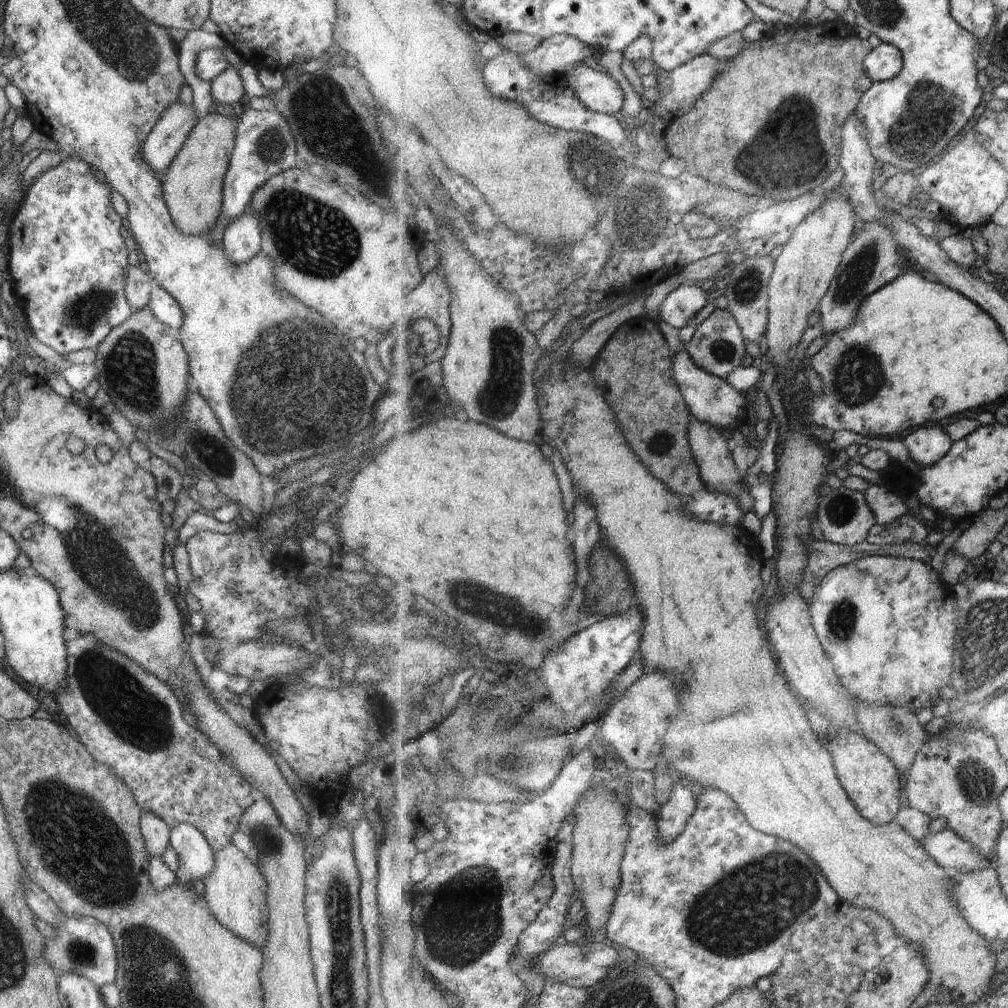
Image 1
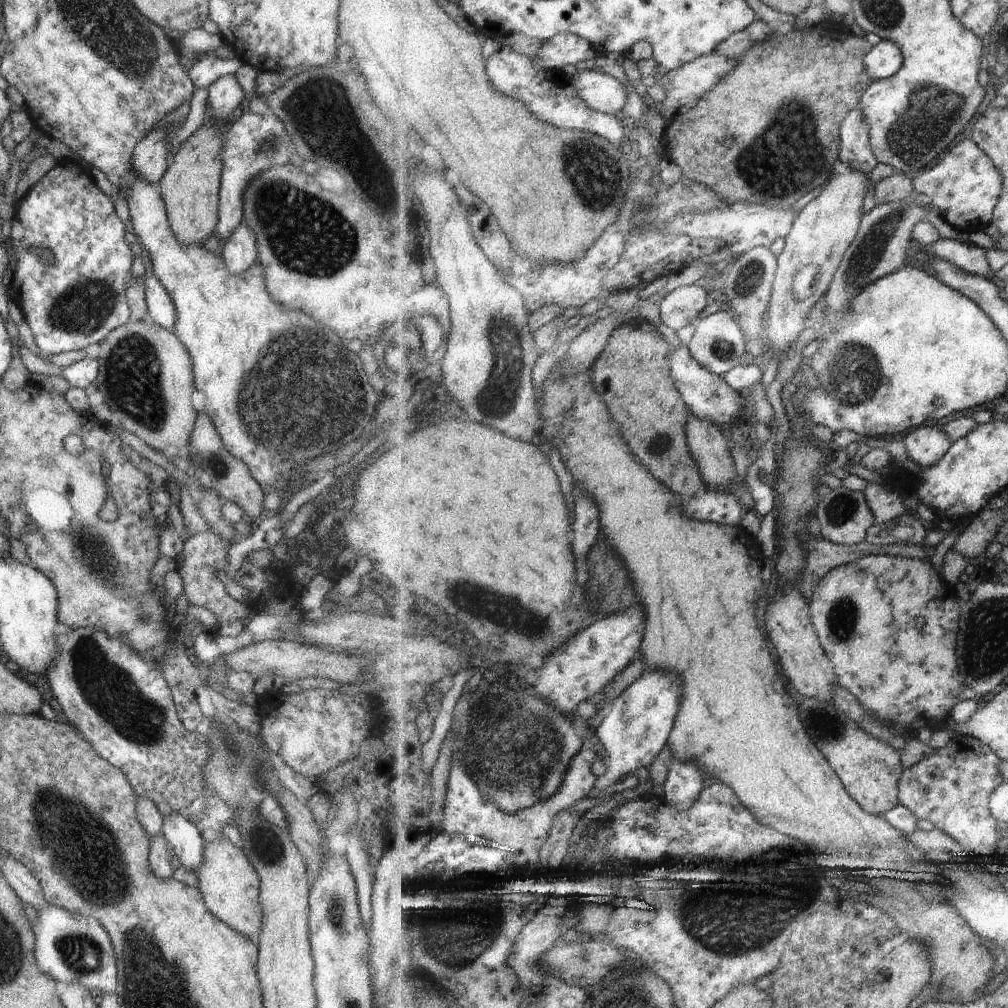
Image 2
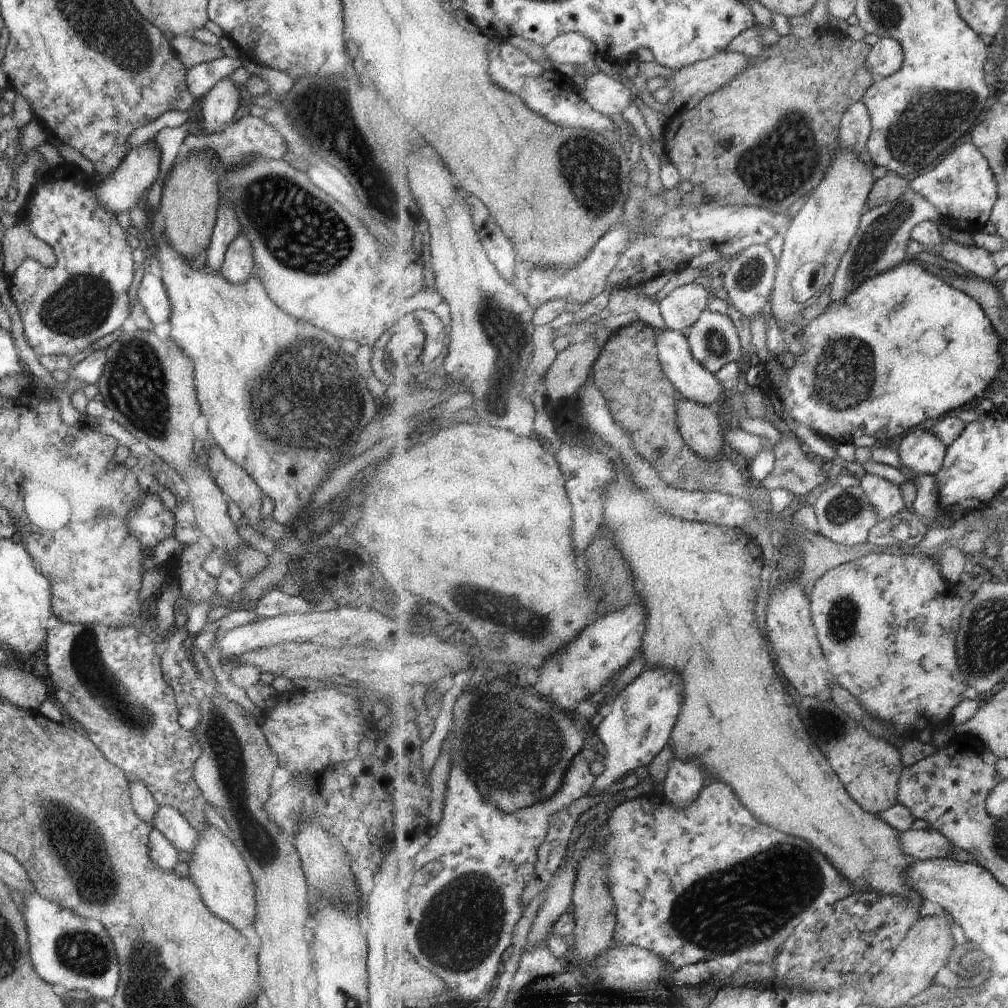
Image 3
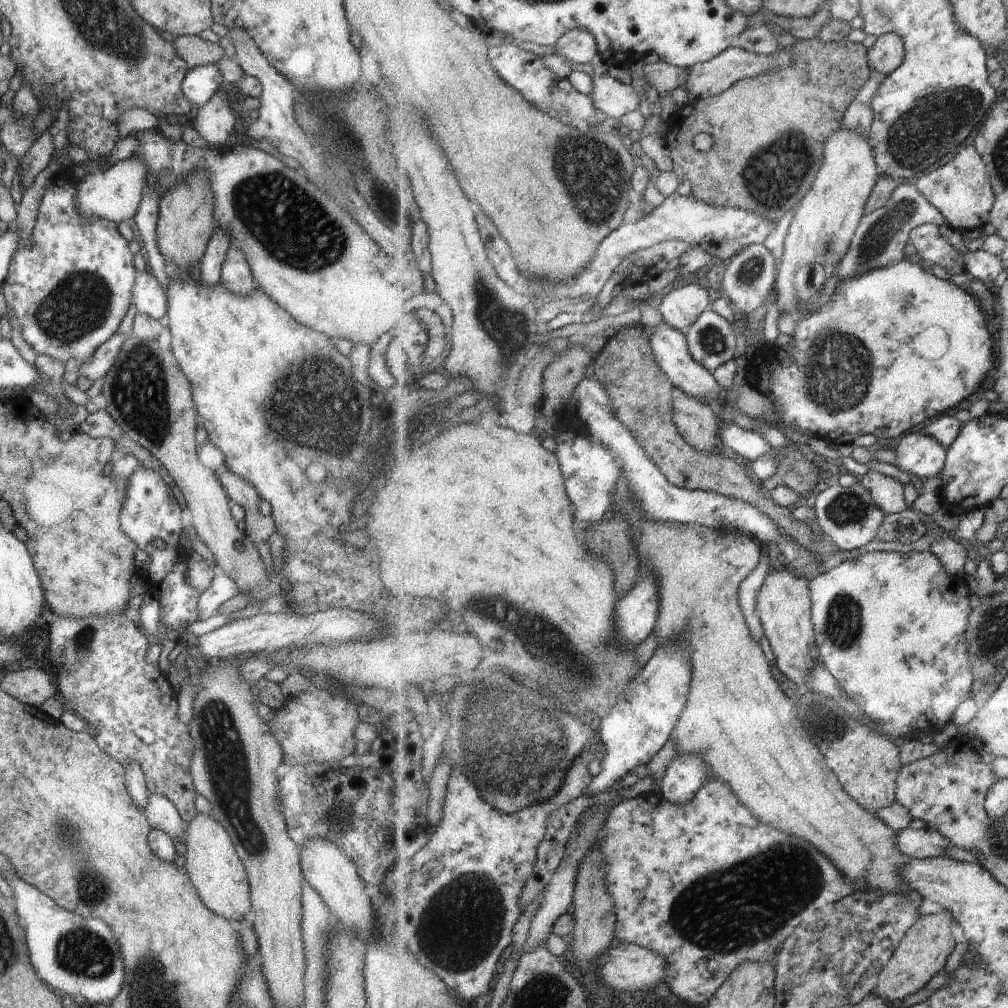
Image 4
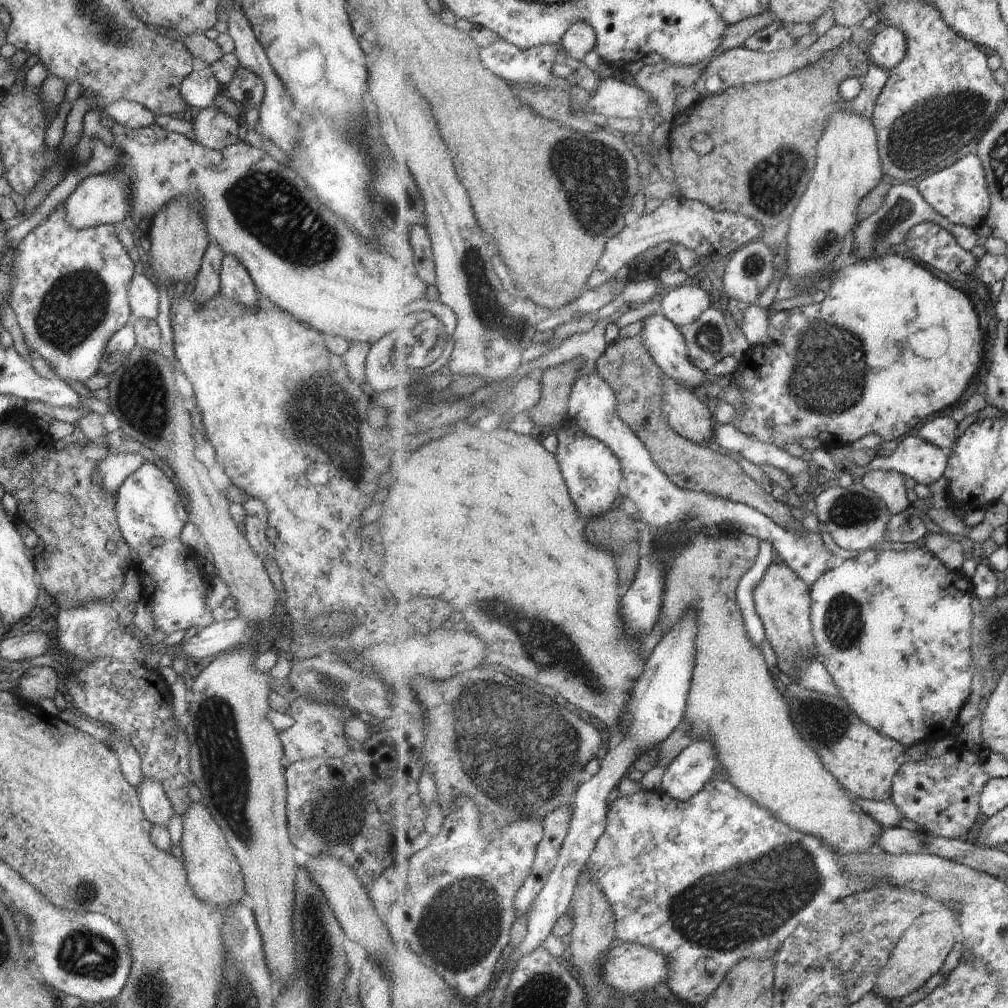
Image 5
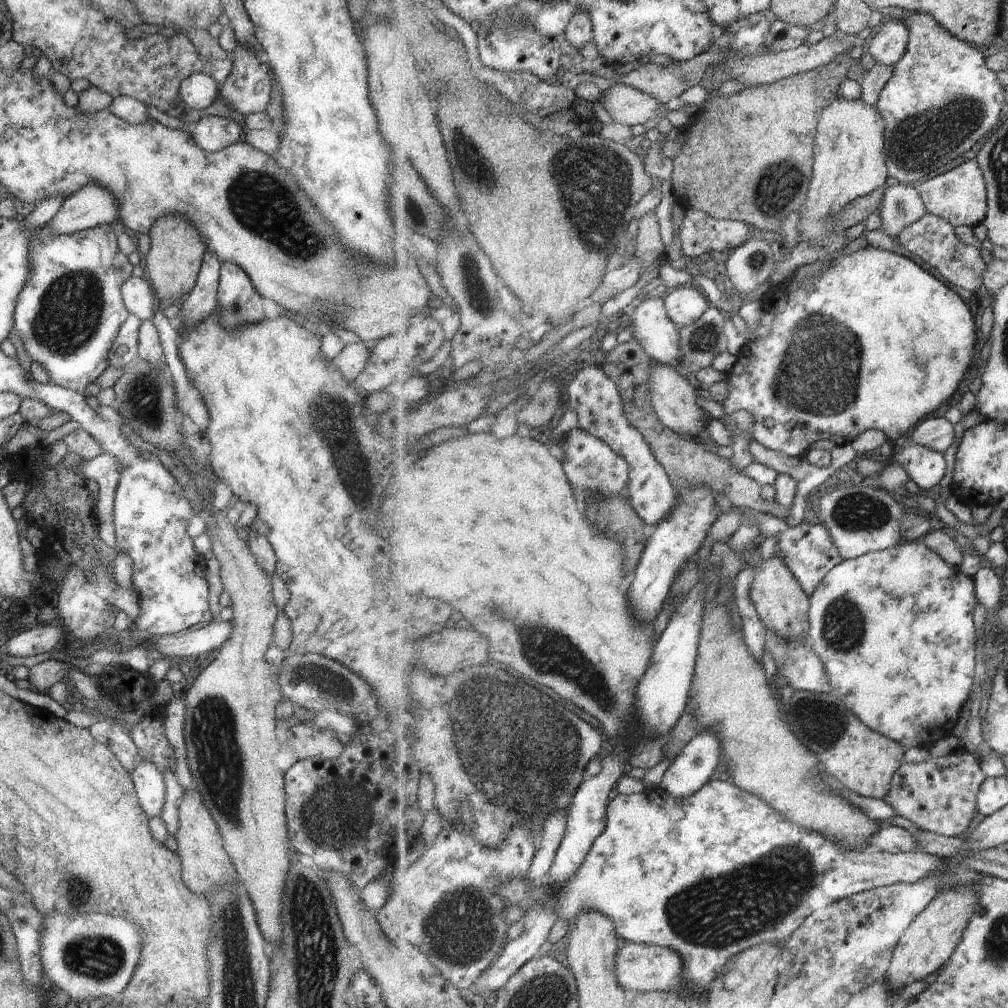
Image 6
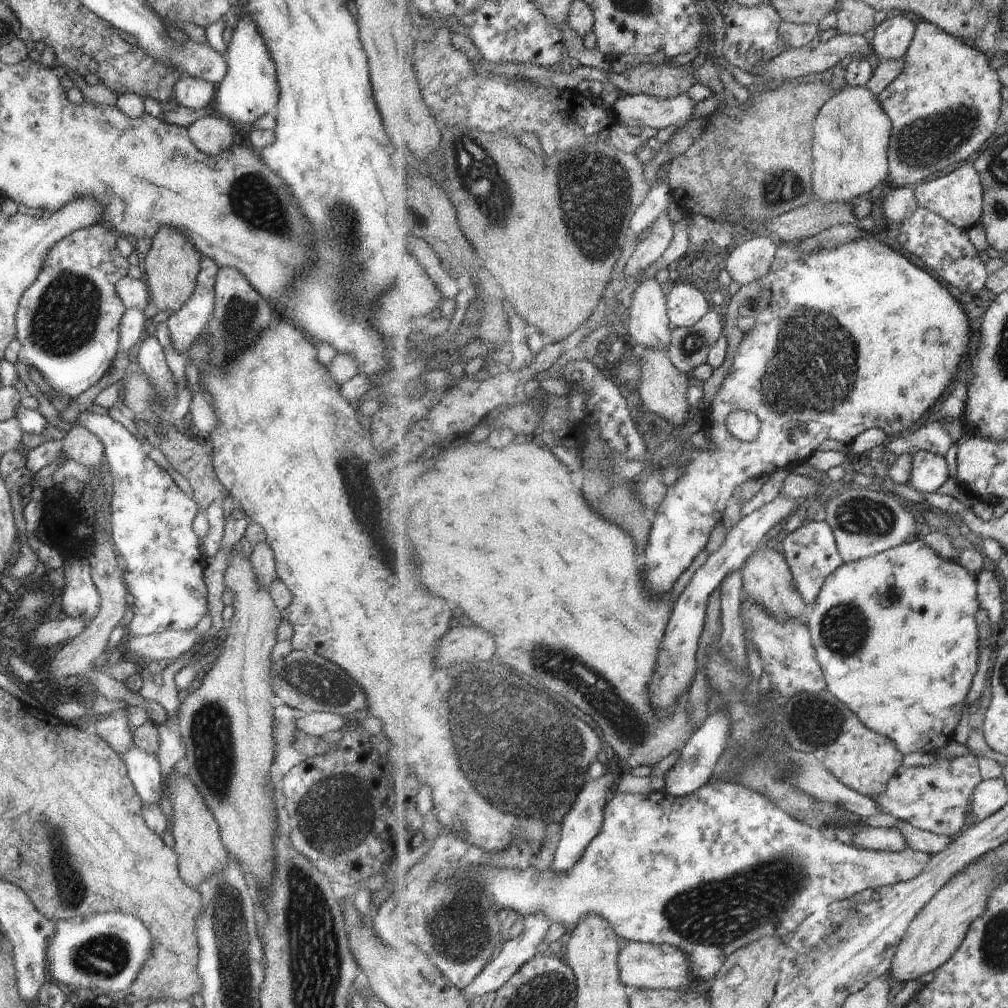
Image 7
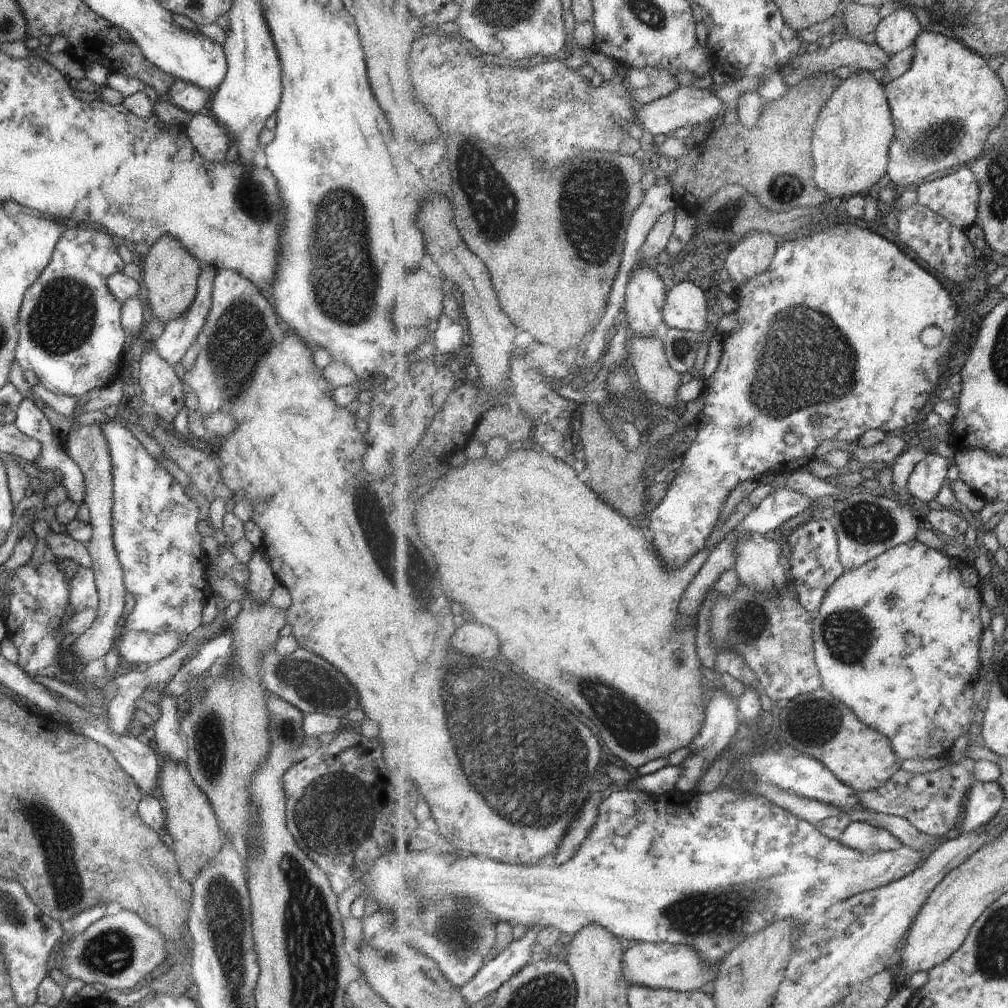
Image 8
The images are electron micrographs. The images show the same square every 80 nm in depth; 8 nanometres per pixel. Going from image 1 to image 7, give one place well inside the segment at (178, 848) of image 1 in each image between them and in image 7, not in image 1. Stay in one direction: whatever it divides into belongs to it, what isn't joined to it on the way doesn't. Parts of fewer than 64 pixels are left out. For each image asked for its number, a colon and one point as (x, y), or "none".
2: (183, 838)
3: (168, 821)
4: (161, 814)
5: (157, 809)
6: (148, 783)
7: (143, 770)

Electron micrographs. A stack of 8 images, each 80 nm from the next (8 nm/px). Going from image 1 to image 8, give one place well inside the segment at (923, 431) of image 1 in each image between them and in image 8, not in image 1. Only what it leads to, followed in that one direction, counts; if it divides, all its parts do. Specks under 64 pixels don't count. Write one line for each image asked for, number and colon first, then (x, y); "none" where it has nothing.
2: (927, 445)
3: (923, 451)
4: (918, 453)
5: (925, 462)
6: (927, 468)
7: (929, 471)
8: (928, 478)

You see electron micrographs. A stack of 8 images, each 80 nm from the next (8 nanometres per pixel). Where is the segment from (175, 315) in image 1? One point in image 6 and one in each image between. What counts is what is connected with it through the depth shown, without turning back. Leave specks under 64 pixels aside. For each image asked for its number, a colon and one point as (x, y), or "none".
2: (160, 308)
3: (151, 293)
4: (148, 297)
5: (142, 294)
6: (136, 293)

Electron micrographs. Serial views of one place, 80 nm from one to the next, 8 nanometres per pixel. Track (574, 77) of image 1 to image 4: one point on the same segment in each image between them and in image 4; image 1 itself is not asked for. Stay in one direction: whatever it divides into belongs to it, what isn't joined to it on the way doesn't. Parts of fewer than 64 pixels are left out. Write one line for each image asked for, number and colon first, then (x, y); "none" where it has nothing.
2: (603, 93)
3: (608, 96)
4: (615, 99)

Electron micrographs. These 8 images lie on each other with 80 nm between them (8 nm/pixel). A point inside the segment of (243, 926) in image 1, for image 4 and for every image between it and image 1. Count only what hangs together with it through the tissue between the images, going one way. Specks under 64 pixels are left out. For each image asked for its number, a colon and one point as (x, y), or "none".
2: (228, 884)
3: (216, 868)
4: (215, 870)

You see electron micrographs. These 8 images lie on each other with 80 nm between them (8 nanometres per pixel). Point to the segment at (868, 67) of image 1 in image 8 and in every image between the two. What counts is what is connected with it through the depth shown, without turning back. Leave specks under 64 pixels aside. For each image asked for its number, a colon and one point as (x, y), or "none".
2: (885, 59)
3: (886, 58)
4: (886, 55)
5: (888, 48)
6: (888, 45)
7: (893, 36)
8: (897, 32)

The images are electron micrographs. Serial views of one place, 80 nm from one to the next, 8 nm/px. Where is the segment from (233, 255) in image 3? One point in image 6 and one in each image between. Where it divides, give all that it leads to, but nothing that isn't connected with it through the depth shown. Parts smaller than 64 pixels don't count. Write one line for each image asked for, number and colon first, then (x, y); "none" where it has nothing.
4: (235, 275)
5: (235, 284)
6: (238, 303)

